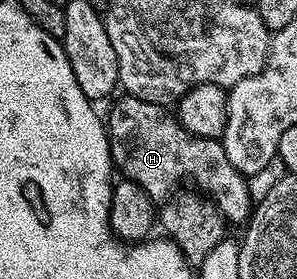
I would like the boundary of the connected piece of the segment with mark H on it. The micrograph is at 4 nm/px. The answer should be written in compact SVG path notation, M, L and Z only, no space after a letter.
M116 97L110 103L105 119L107 132L113 143L111 161L114 169L118 173L120 170L119 174L124 179L143 188L155 204L167 202L188 178L195 182L193 186L196 191L209 196L228 223L246 223L253 209L247 178L237 168L233 168L222 141L190 134L168 107L140 98L122 97Z

